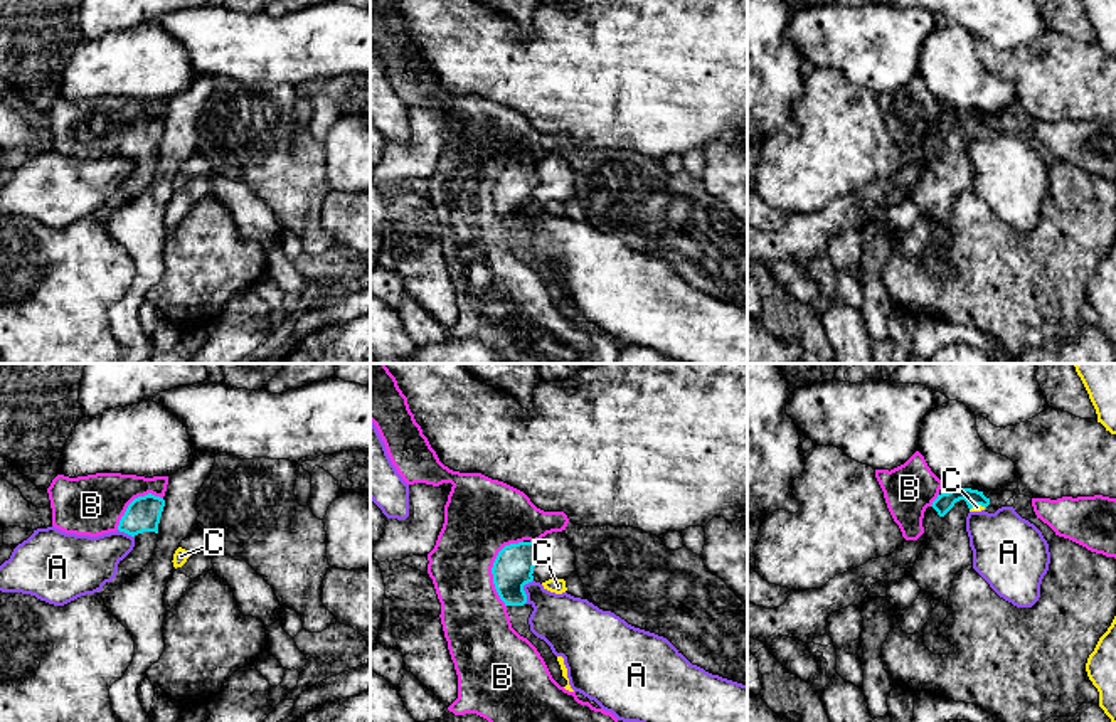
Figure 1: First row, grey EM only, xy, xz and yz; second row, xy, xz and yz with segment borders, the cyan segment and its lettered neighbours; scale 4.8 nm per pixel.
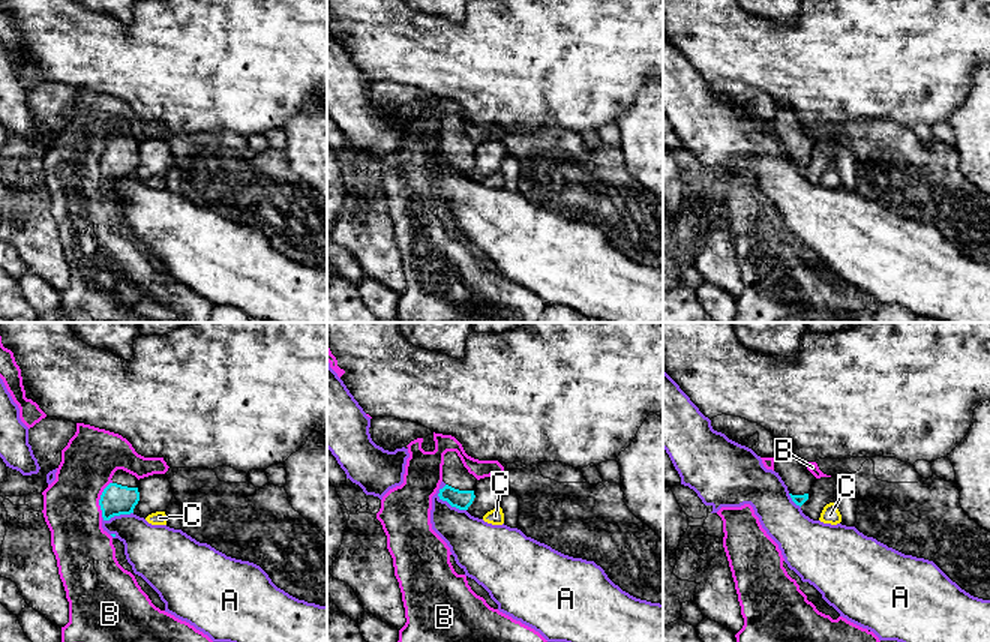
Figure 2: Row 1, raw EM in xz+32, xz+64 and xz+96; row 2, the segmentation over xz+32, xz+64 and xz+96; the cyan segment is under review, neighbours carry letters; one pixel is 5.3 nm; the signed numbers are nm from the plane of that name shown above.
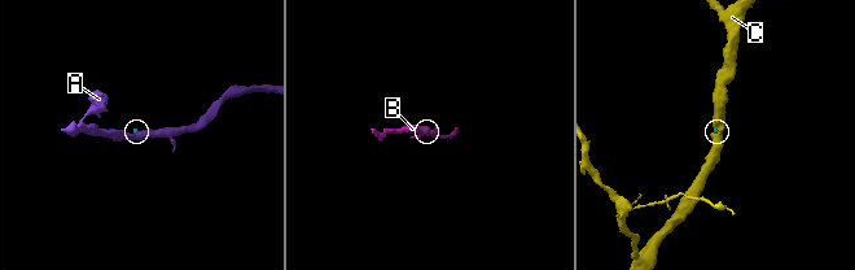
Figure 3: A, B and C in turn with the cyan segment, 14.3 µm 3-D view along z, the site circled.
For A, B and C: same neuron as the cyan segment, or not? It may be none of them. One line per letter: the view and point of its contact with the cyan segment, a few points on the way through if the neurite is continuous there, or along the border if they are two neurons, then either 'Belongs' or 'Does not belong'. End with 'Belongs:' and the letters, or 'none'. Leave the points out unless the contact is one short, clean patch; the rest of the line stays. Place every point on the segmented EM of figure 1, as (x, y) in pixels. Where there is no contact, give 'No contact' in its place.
A: Touches cyan at xz (524, 591). Boundary: xz (532, 579), (524, 586), (524, 603). Does not belong
B: Touches cyan at xz (492, 568). Boundary: xz (522, 541), (507, 544), (492, 568), (494, 588), (505, 606). Does not belong
C: Touches cyan at yz (977, 504). Boundary: yz (985, 507), (975, 505), (970, 510). Does not belong
Belongs: none

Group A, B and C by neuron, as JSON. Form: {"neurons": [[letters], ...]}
{"neurons": [["A"], ["B"], ["C"]]}

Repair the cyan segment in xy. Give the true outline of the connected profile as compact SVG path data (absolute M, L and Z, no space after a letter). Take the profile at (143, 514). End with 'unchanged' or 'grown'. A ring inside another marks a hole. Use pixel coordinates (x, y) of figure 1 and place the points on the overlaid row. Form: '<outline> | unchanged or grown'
M151 493L138 496L128 505L118 530L131 535L135 547L120 560L116 577L131 577L150 562L158 542L163 507L165 500Z | grown

